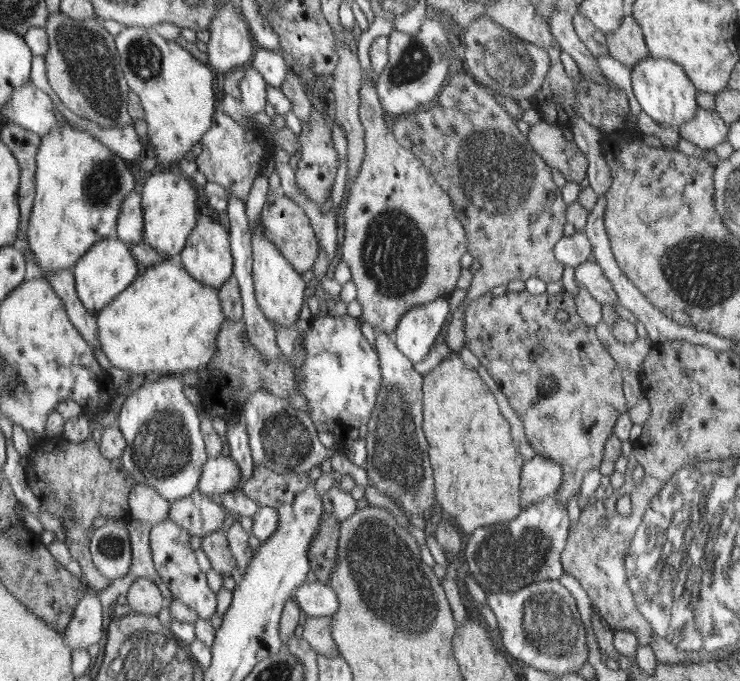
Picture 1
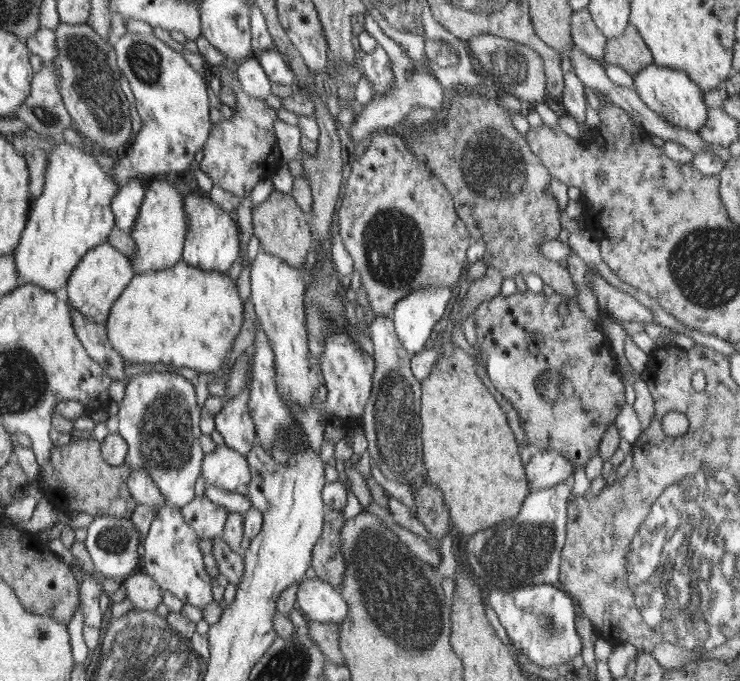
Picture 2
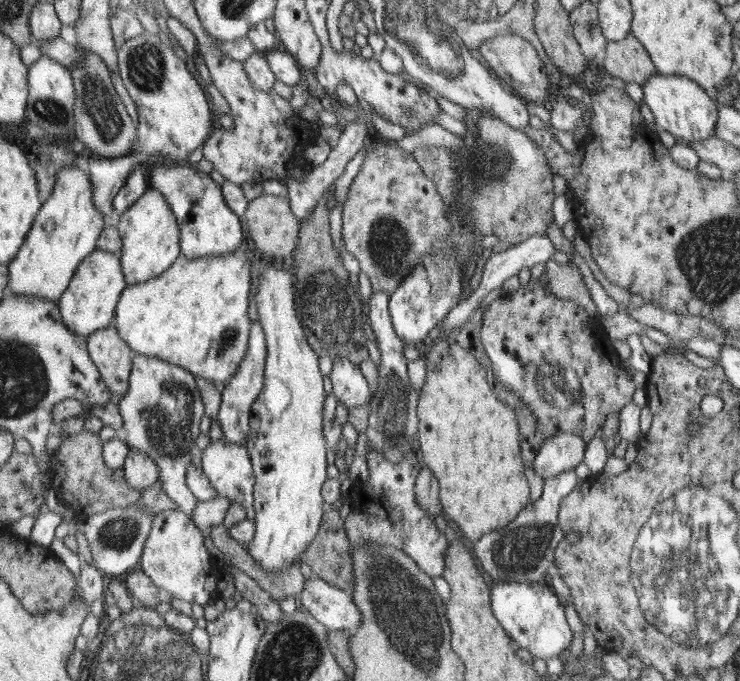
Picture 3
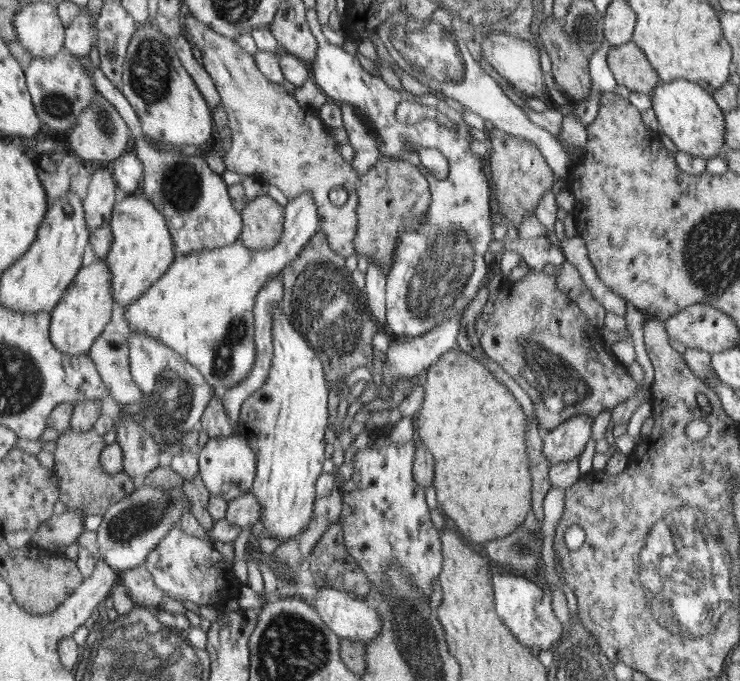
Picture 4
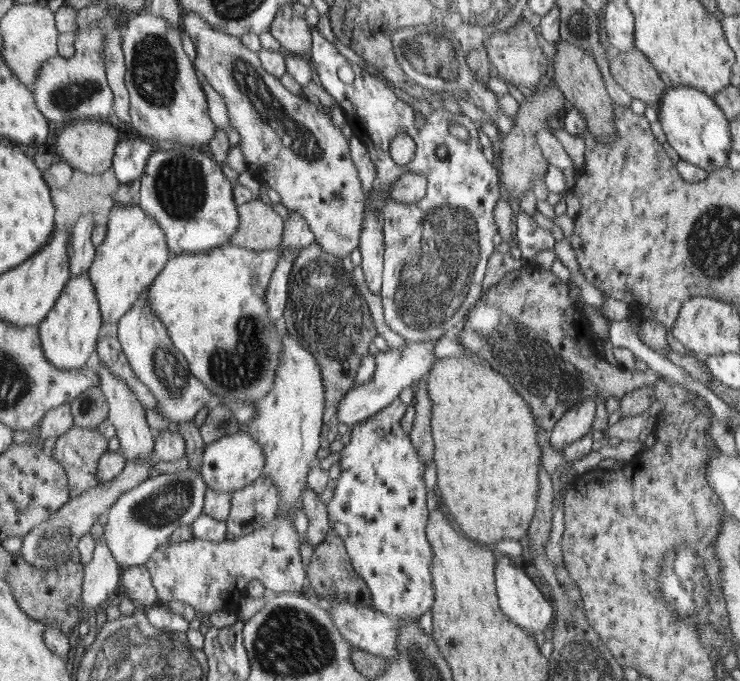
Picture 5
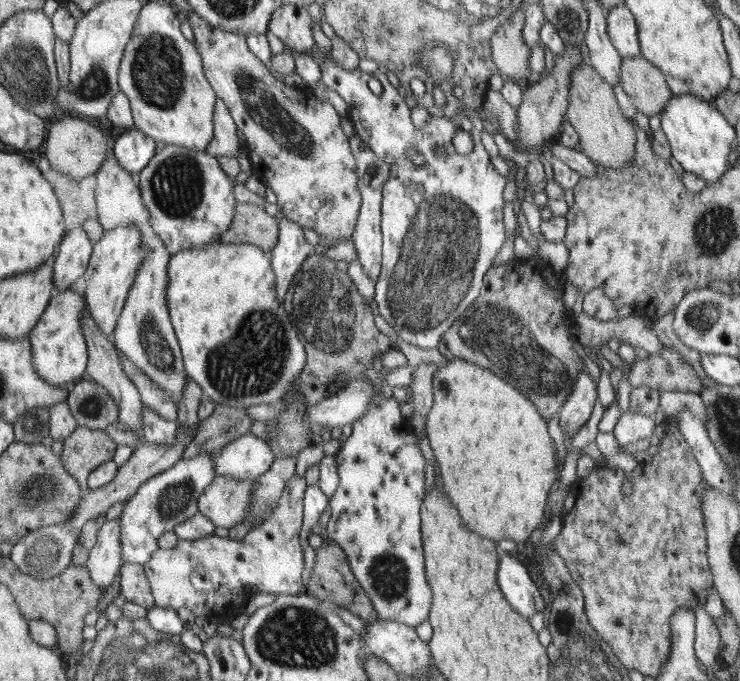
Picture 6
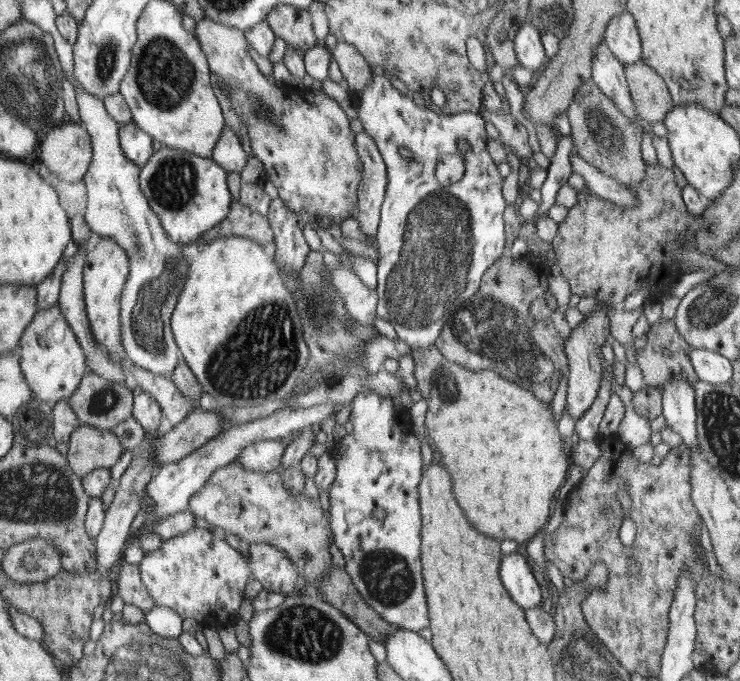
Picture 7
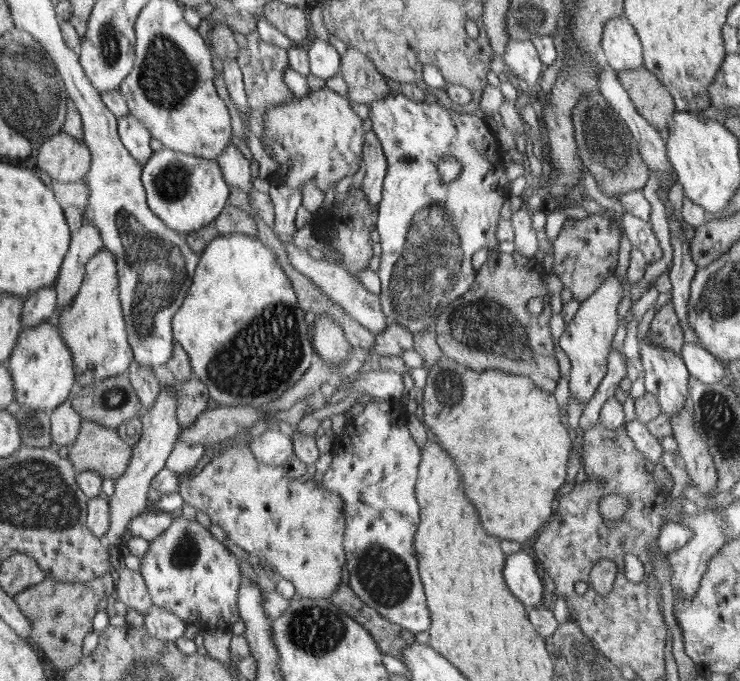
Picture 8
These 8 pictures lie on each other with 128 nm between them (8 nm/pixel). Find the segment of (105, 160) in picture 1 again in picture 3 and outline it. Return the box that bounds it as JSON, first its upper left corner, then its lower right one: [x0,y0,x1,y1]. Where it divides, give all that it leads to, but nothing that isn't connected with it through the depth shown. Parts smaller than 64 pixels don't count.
[8,165,105,301]

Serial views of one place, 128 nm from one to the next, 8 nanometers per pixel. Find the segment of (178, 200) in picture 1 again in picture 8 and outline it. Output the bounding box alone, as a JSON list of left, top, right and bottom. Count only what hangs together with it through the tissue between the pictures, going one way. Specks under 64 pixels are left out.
[55,246,133,389]

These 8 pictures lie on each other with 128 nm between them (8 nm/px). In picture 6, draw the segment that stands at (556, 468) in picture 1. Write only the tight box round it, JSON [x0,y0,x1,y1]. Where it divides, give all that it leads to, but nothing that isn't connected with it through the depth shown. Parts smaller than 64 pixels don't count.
[559,366,599,436]

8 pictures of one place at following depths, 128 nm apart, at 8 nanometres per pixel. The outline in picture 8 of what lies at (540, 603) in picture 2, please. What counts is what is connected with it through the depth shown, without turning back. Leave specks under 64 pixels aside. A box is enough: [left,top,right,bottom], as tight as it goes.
[504,550,544,606]

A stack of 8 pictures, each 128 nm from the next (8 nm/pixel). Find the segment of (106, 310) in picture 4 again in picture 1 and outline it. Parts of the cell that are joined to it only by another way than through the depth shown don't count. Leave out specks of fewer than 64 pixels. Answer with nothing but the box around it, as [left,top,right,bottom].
[72,238,138,315]

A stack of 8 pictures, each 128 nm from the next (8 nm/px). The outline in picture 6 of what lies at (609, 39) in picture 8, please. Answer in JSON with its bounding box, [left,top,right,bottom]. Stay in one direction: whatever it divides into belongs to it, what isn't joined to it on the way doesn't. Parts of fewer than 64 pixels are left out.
[607,3,641,57]

